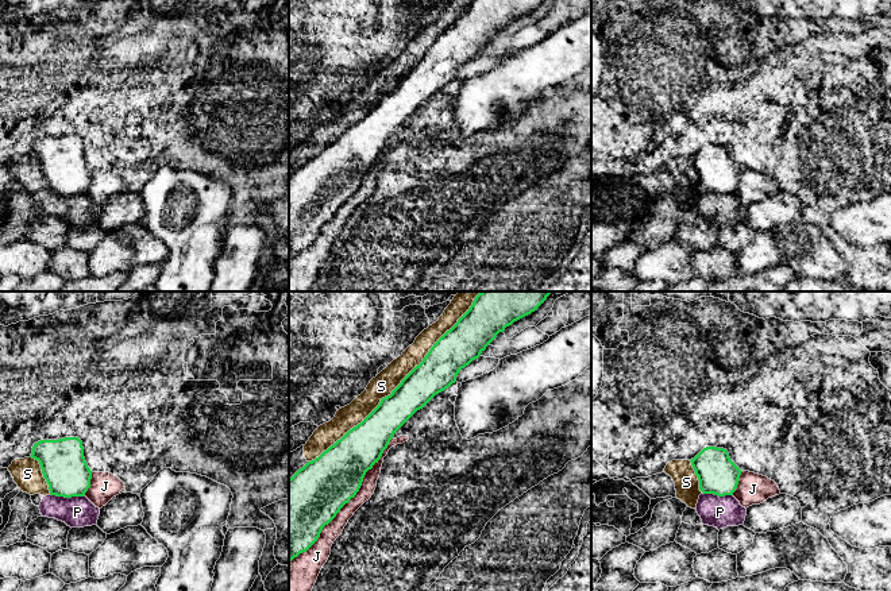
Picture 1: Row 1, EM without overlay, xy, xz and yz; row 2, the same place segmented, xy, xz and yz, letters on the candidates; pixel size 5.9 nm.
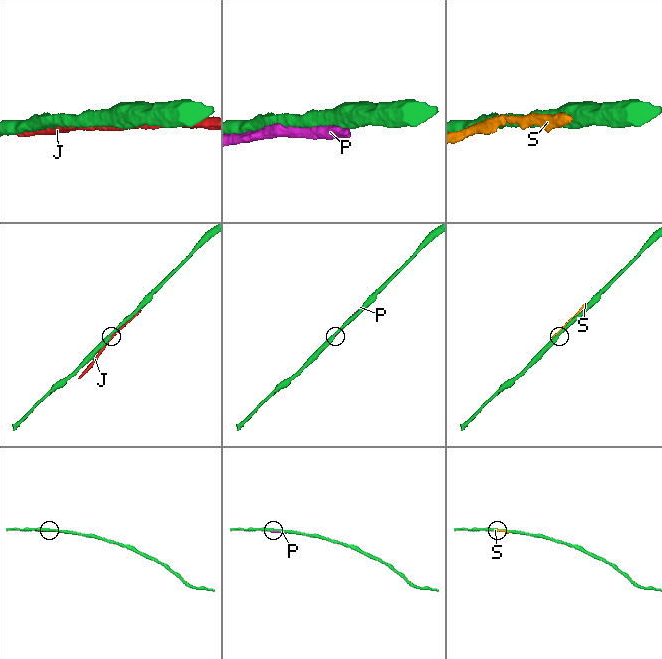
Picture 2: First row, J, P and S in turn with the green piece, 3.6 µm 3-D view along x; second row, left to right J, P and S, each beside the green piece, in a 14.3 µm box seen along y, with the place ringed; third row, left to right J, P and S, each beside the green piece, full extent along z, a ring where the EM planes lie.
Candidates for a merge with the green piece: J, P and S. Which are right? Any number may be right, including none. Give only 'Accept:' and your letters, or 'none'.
Accept: none

